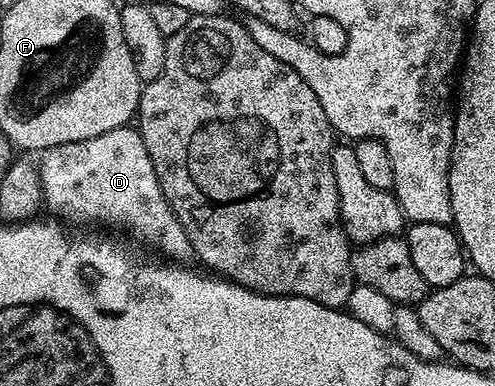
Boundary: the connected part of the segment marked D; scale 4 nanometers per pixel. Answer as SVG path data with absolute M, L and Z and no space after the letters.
M135 126L110 129L110 133L86 141L49 147L39 156L38 166L44 203L47 210L49 207L54 214L61 215L56 216L61 220L136 227L146 242L160 247L164 254L161 256L172 261L184 261L192 255L188 234L162 193L146 141L142 141Z

